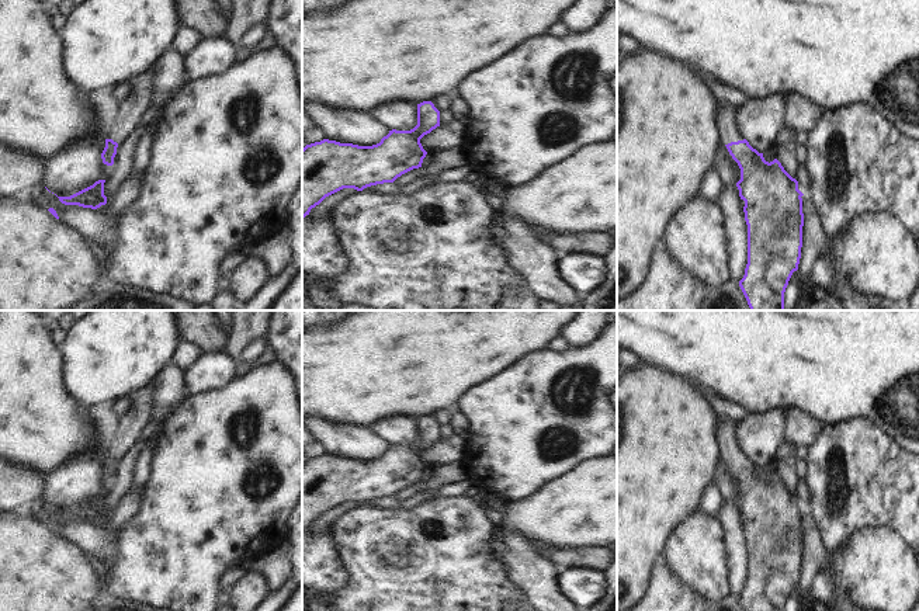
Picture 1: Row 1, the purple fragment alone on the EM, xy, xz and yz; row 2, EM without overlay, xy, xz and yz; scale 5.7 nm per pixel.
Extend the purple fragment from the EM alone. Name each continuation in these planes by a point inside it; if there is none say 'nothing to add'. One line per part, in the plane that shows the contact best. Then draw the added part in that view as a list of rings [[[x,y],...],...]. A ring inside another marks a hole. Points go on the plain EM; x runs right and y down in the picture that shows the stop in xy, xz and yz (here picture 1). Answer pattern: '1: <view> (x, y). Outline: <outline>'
1: yz (727, 431). Outline: [[[724,414],[717,417],[717,440],[724,459],[745,454],[738,438],[738,424],[729,421]]]

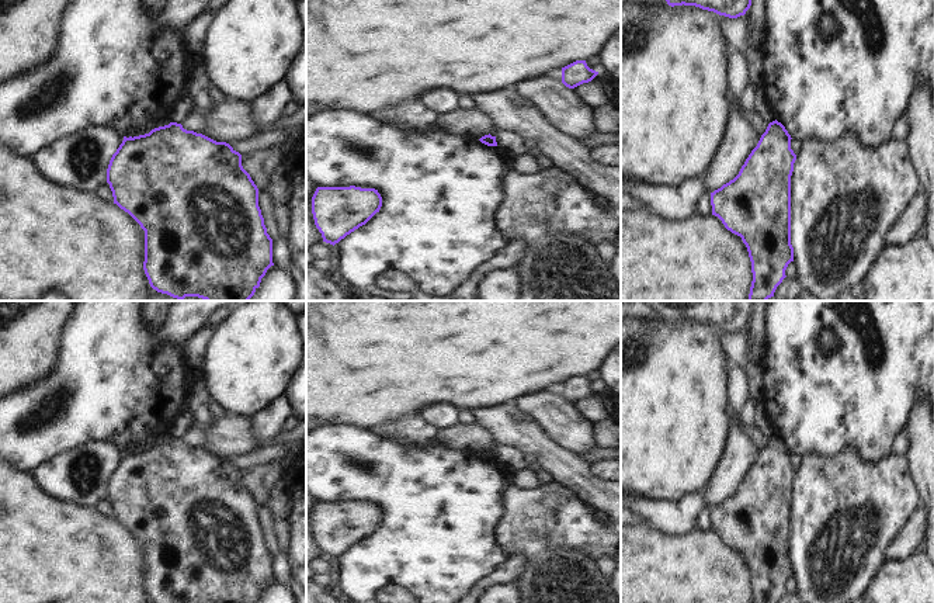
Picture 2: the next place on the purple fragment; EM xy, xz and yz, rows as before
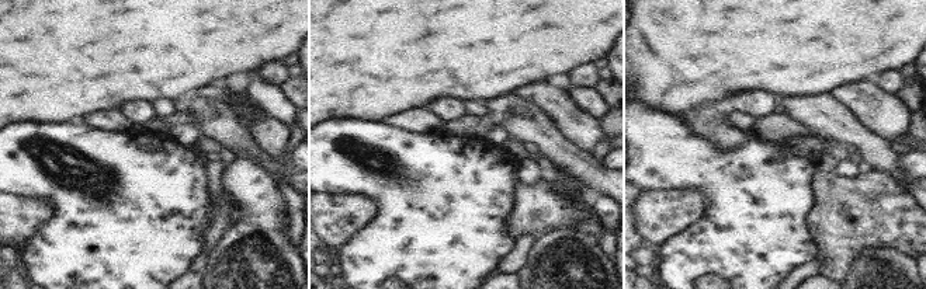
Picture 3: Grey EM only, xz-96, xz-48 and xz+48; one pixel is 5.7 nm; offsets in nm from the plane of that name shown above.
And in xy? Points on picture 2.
nothing to add.

